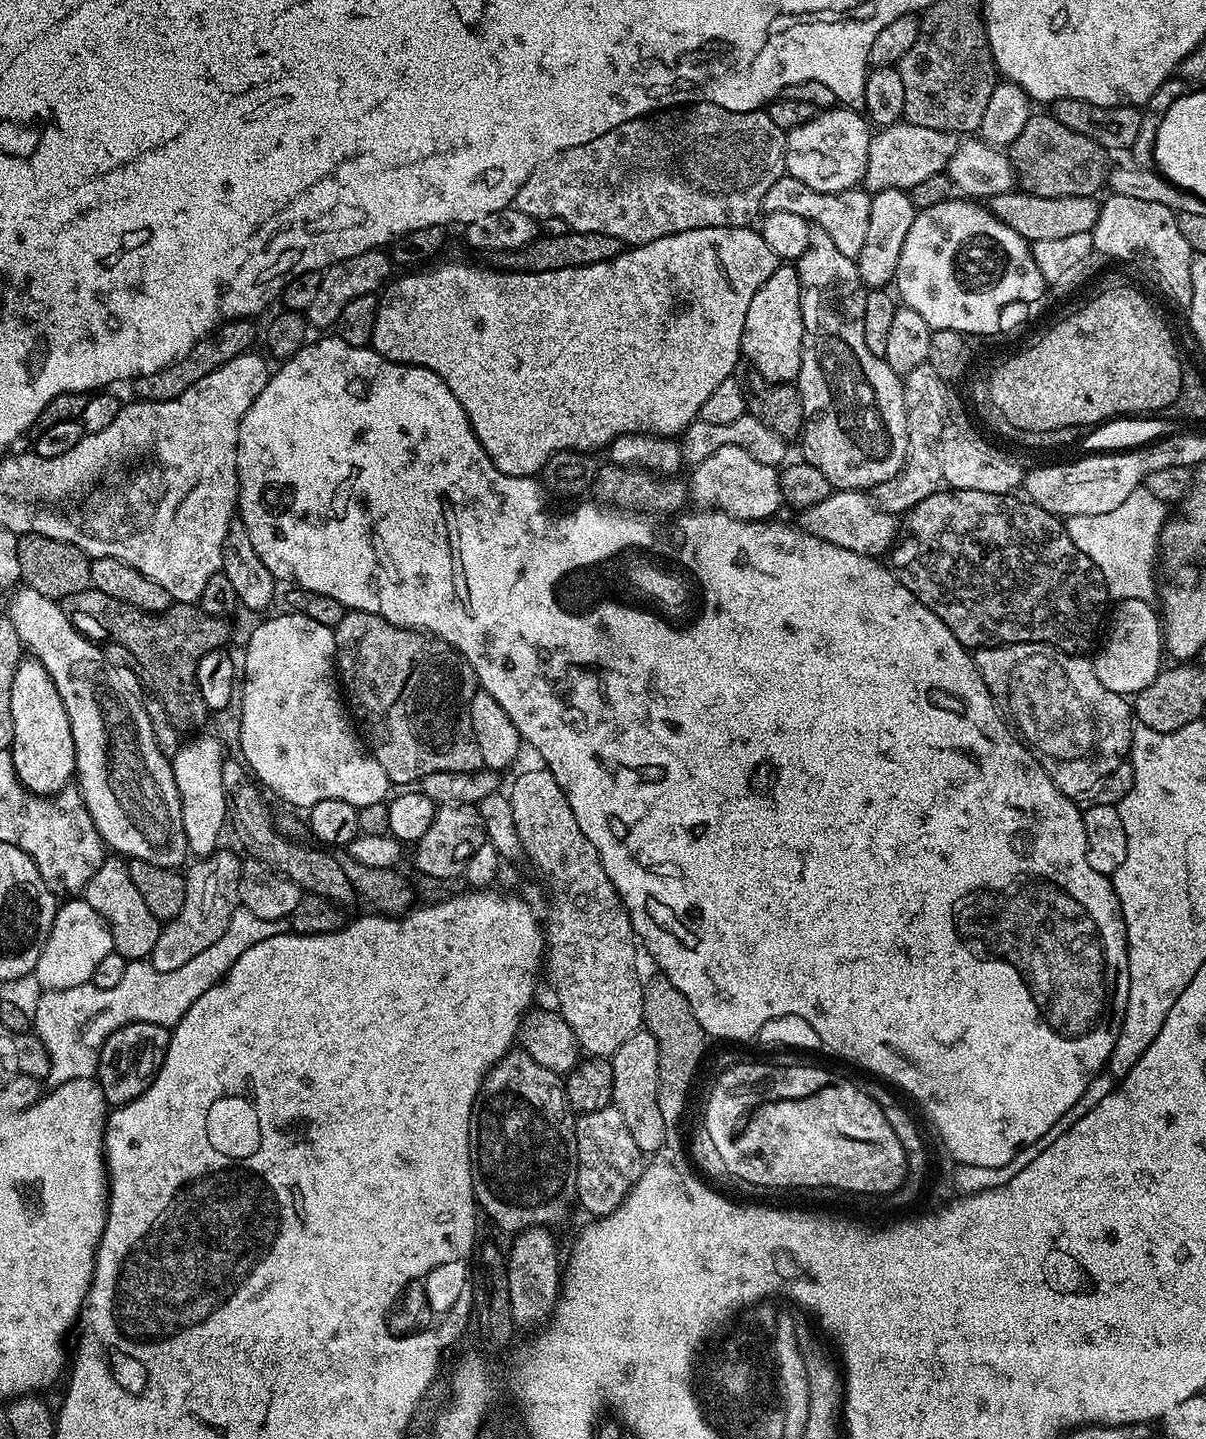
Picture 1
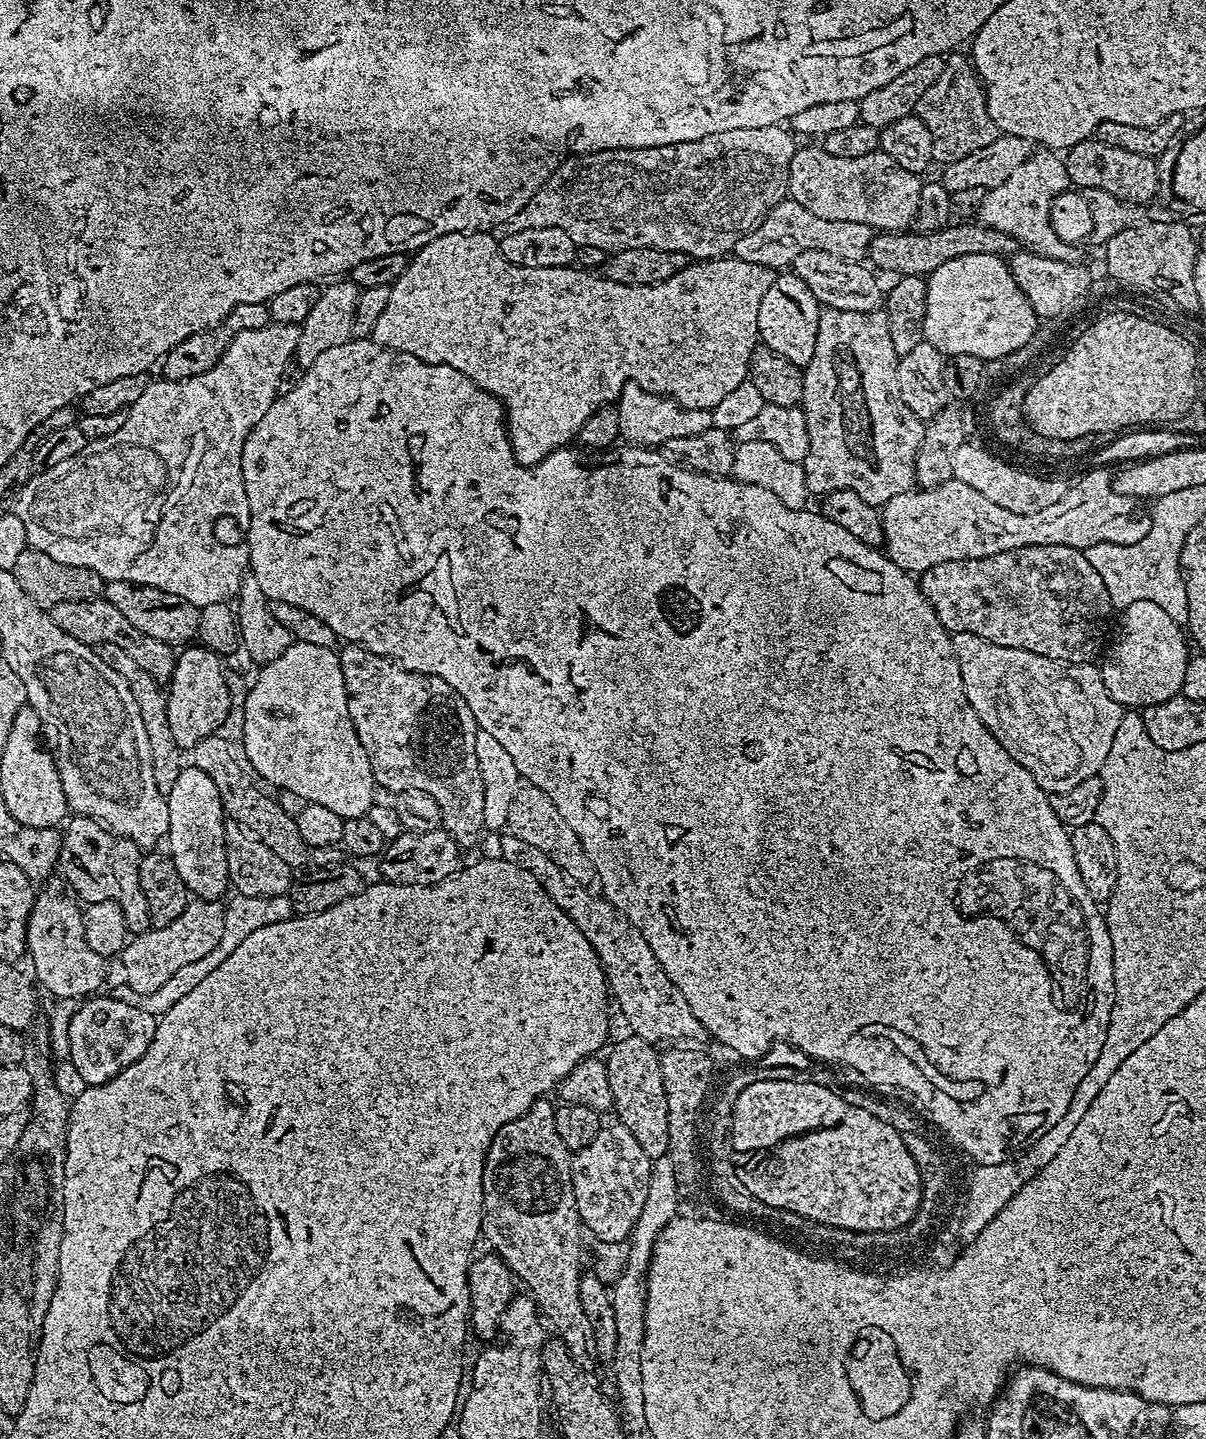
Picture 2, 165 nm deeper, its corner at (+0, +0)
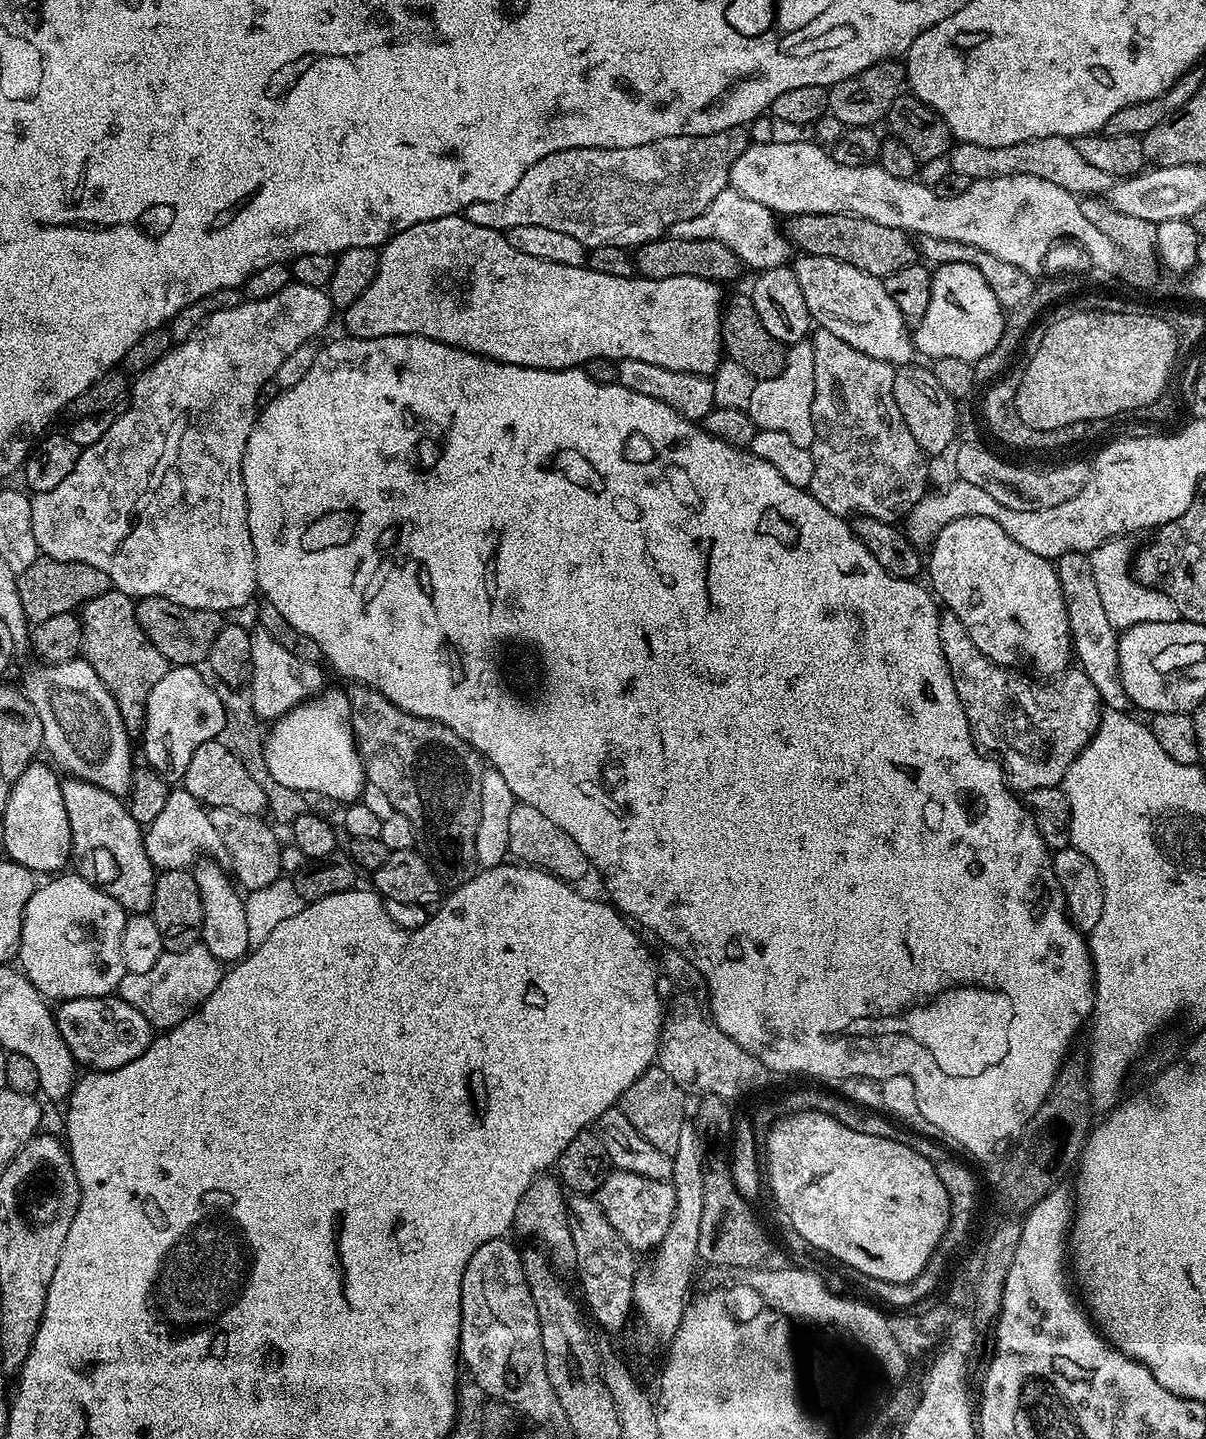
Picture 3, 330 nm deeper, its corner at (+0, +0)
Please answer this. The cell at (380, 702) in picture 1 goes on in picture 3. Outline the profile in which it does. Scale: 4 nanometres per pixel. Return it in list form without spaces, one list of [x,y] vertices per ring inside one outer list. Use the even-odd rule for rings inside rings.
[[[367,686],[353,687],[352,732],[356,736],[356,748],[364,763],[364,774],[372,784],[392,803],[391,807],[401,812],[421,833],[424,832],[440,844],[452,856],[440,856],[434,860],[435,867],[449,885],[465,884],[478,871],[476,862],[476,839],[478,822],[482,818],[482,774],[486,764],[479,752],[472,748],[450,726],[438,720],[427,720],[402,710],[390,702],[381,692]]]

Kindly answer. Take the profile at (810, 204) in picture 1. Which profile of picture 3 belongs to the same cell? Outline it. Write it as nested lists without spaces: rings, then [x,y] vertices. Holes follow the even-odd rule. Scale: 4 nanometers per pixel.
[[[727,187],[720,191],[718,198],[710,202],[710,206],[702,214],[694,218],[686,218],[678,222],[670,230],[671,235],[683,240],[717,240],[730,250],[740,260],[741,265],[748,264],[755,270],[778,268],[789,263],[794,248],[787,235],[782,231],[777,213],[772,212],[762,202],[754,202],[750,198],[741,196],[738,189]]]

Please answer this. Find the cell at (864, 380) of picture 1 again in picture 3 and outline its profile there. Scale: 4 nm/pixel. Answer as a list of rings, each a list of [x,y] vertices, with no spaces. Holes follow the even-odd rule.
[[[823,330],[817,331],[817,333],[817,336],[814,337],[815,335],[813,335],[810,340],[814,350],[814,382],[816,383],[814,406],[812,407],[814,430],[816,431],[816,441],[813,442],[811,447],[812,457],[814,458],[814,478],[810,489],[812,497],[818,502],[822,502],[822,506],[826,506],[826,510],[845,518],[855,514],[856,516],[869,516],[889,522],[903,521],[911,508],[929,491],[928,464],[930,464],[930,460],[929,457],[924,455],[924,451],[918,446],[918,442],[914,442],[914,434],[910,434],[910,430],[906,427],[906,422],[902,418],[902,410],[898,410],[898,402],[894,402],[896,368],[886,360],[872,358],[864,354],[862,350],[856,350],[854,346],[842,342],[842,338],[834,338],[834,334]]]

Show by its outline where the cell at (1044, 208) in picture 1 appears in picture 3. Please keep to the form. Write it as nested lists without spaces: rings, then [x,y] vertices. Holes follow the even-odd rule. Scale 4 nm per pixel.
[[[846,212],[802,214],[791,217],[787,222],[786,234],[801,253],[838,258],[842,262],[850,262],[850,266],[871,276],[889,276],[918,260],[917,241],[904,229],[878,226],[878,222],[870,222],[861,216]]]

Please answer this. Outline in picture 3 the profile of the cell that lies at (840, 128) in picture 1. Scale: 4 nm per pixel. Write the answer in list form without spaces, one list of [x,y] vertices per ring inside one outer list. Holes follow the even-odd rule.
[[[792,140],[789,144],[749,143],[743,154],[737,158],[730,177],[731,187],[738,189],[741,196],[754,202],[762,202],[777,214],[788,212],[787,215],[793,217],[802,214],[846,212],[866,218],[870,222],[878,222],[878,226],[902,228],[917,237],[951,238],[966,242],[970,246],[978,246],[978,250],[996,252],[997,256],[1012,260],[1029,271],[1036,271],[1048,240],[1063,232],[1081,238],[1088,248],[1092,248],[1092,257],[1100,261],[1100,264],[1108,264],[1109,257],[1112,256],[1112,244],[1108,243],[1106,234],[1102,234],[1102,230],[1098,230],[1098,226],[1094,226],[1094,222],[1090,222],[1086,214],[1082,214],[1082,206],[1077,196],[1062,190],[1062,186],[1054,186],[1054,182],[1046,178],[1038,178],[1034,174],[1014,174],[973,180],[966,190],[962,190],[962,194],[940,200],[939,203],[935,187],[928,185],[927,188],[918,181],[916,178],[894,178],[894,174],[886,174],[886,170],[882,170],[876,162],[862,166],[846,166],[838,162],[831,151],[824,149],[823,152],[818,145],[807,144],[804,140]]]

